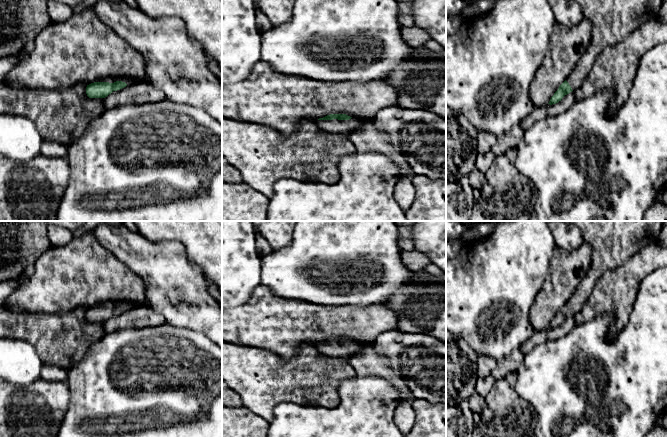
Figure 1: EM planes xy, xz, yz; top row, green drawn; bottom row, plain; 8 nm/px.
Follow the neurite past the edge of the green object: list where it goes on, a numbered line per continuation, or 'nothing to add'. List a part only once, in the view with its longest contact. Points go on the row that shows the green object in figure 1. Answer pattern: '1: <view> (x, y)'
1: xz (344, 127)

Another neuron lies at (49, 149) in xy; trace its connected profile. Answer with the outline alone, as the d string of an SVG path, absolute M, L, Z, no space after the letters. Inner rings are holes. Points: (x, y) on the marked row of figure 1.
M43 141L40 154L49 158L67 157L68 147L57 142Z

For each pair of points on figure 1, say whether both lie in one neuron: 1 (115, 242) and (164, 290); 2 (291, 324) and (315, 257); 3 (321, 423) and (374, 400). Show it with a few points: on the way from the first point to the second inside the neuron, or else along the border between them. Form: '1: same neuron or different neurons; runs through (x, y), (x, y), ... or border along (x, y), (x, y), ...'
1: same neuron; runs through (128, 250), (155, 277)
2: different neurons; border along (277, 295), (323, 306)
3: same neuron; runs through (334, 423), (351, 423), (361, 413)

